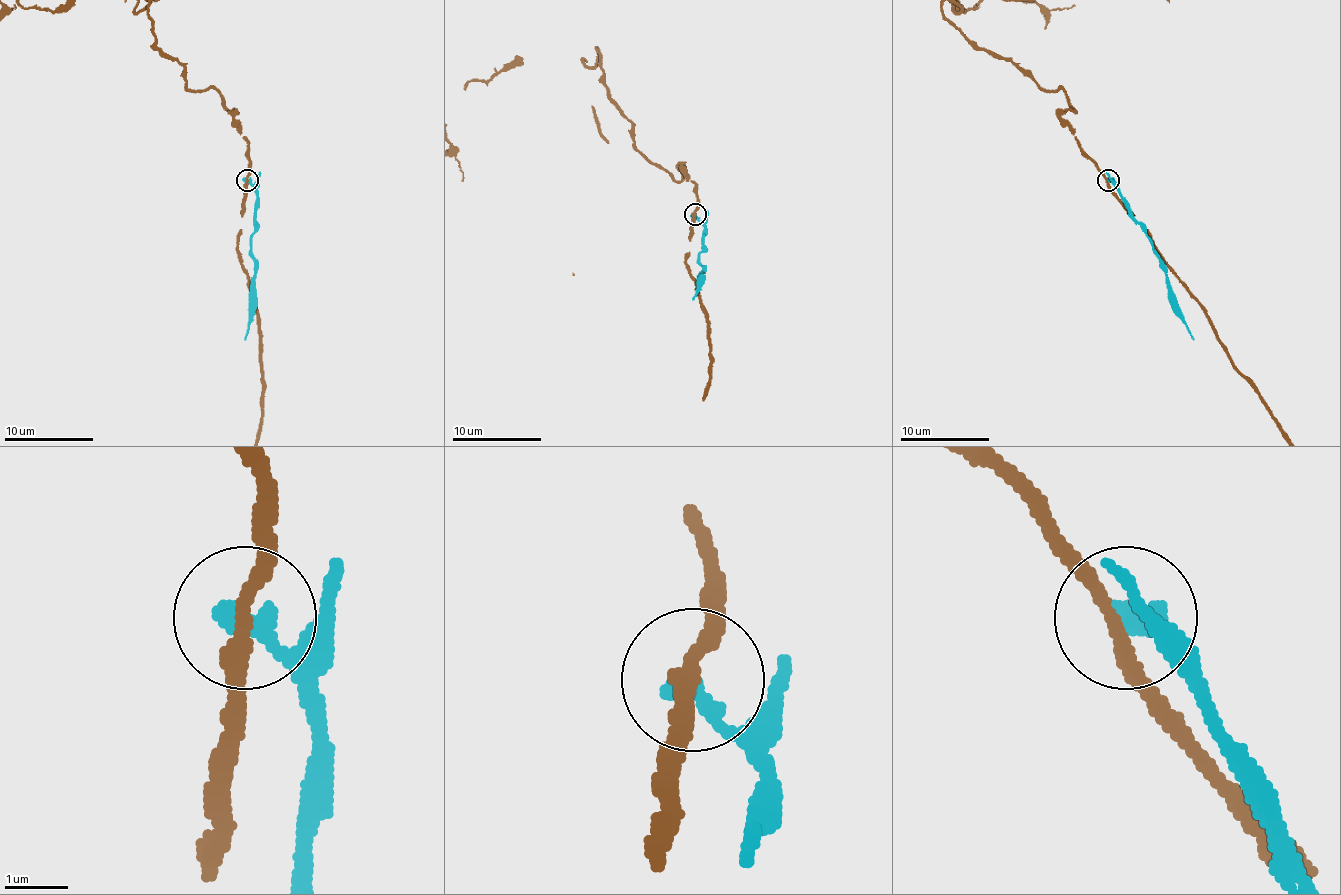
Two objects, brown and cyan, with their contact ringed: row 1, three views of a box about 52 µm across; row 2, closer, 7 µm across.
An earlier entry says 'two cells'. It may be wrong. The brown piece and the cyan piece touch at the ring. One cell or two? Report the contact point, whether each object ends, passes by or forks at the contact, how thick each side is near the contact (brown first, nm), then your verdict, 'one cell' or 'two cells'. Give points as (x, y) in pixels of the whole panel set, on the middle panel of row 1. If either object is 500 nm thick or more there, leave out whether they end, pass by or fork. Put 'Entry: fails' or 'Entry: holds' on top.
Entry: holds
at (695, 214); brown passes by; cyan ends there; 240 nm thick on the brown side, 360 nm on the other; two cells

